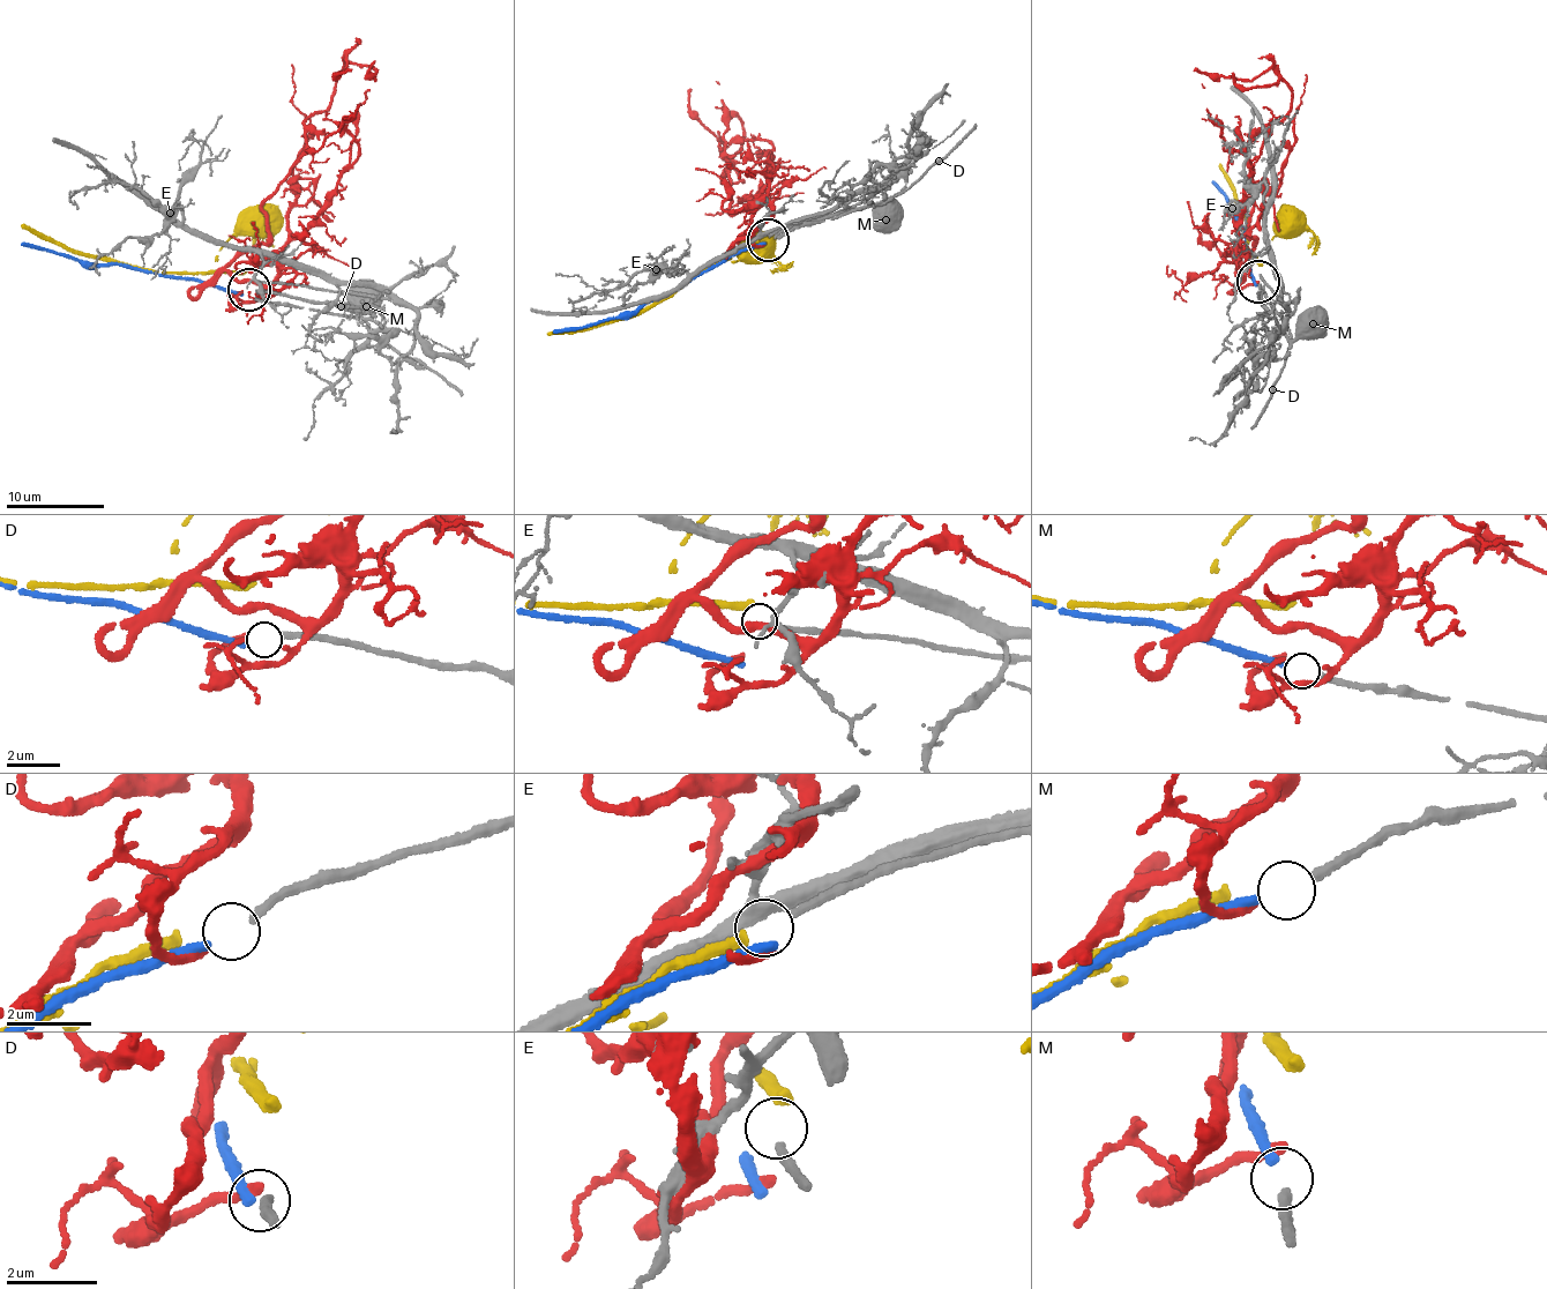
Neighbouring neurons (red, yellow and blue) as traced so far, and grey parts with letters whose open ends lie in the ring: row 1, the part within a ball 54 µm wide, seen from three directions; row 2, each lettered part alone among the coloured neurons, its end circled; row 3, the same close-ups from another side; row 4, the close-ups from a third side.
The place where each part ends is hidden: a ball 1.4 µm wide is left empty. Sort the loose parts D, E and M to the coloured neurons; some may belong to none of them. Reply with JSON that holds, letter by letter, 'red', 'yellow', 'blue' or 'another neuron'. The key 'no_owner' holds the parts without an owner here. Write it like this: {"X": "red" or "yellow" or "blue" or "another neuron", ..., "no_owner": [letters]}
{"D": "red", "E": "another neuron", "M": "blue", "no_owner": ["E"]}

